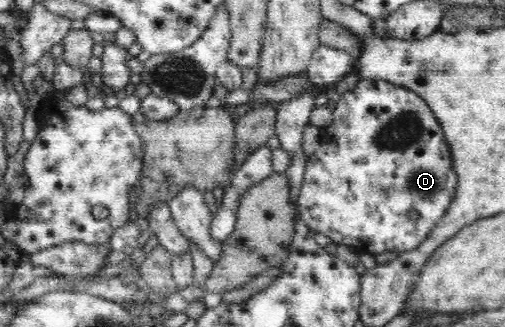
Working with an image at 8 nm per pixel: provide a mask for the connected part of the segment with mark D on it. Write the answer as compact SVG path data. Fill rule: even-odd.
M362 77L354 91L339 97L333 121L322 129L318 148L307 161L297 197L300 217L310 229L330 237L336 245L347 245L358 255L416 249L446 213L458 183L443 130L426 103L406 88Z

